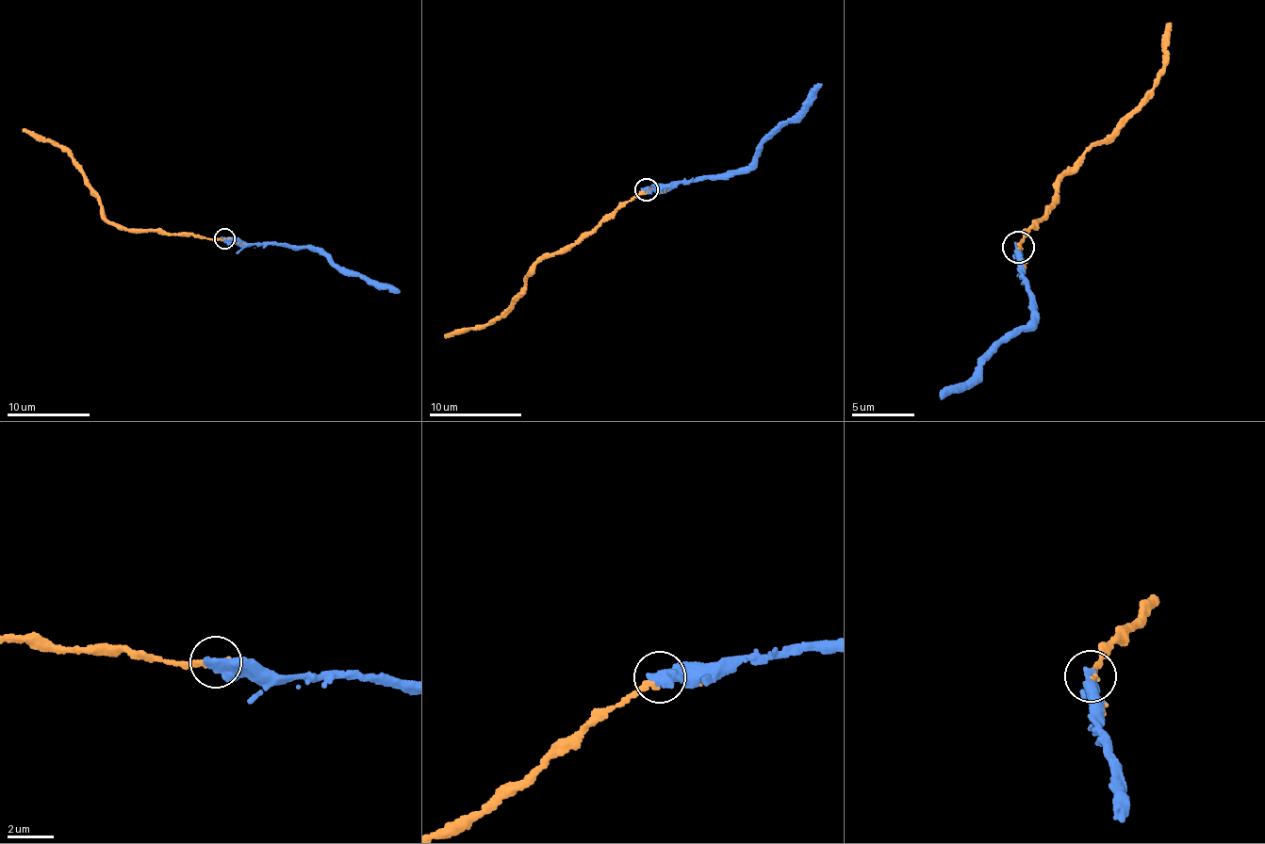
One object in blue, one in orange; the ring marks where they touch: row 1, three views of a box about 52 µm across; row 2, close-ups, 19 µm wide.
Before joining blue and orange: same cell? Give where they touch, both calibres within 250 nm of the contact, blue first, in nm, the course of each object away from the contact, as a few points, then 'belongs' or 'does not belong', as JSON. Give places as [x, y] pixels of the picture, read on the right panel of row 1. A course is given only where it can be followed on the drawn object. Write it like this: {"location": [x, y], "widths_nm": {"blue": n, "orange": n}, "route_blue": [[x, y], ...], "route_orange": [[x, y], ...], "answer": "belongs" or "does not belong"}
{"location": [1018, 247], "widths_nm": {"blue": 600, "orange": 180}, "route_blue": [[1017, 246], [1021, 258], [1017, 267], [1037, 313], [1030, 322], [1003, 335], [981, 358], [971, 378], [942, 399]], "route_orange": [[1020, 246], [1089, 150], [1113, 141], [1145, 104], [1167, 53], [1168, 24]], "answer": "belongs"}

